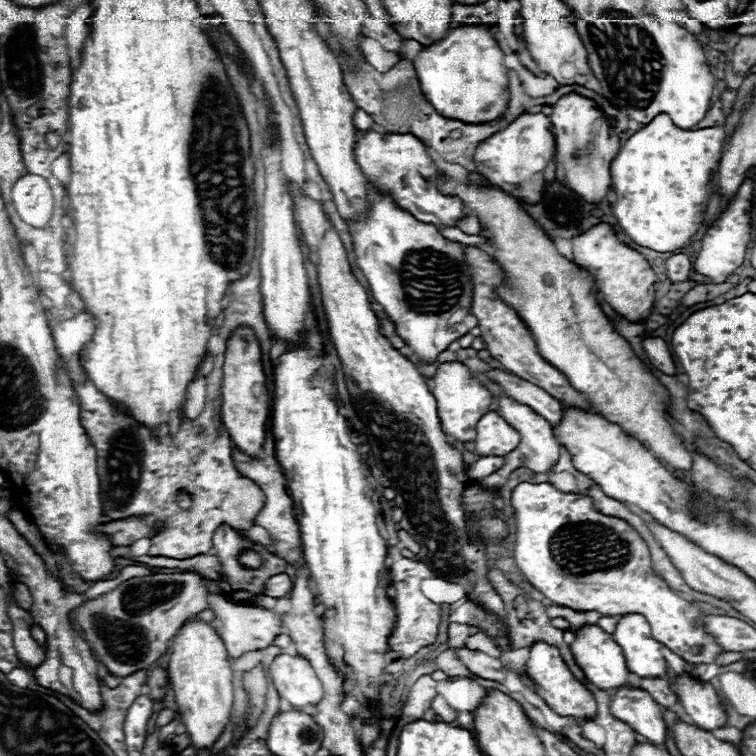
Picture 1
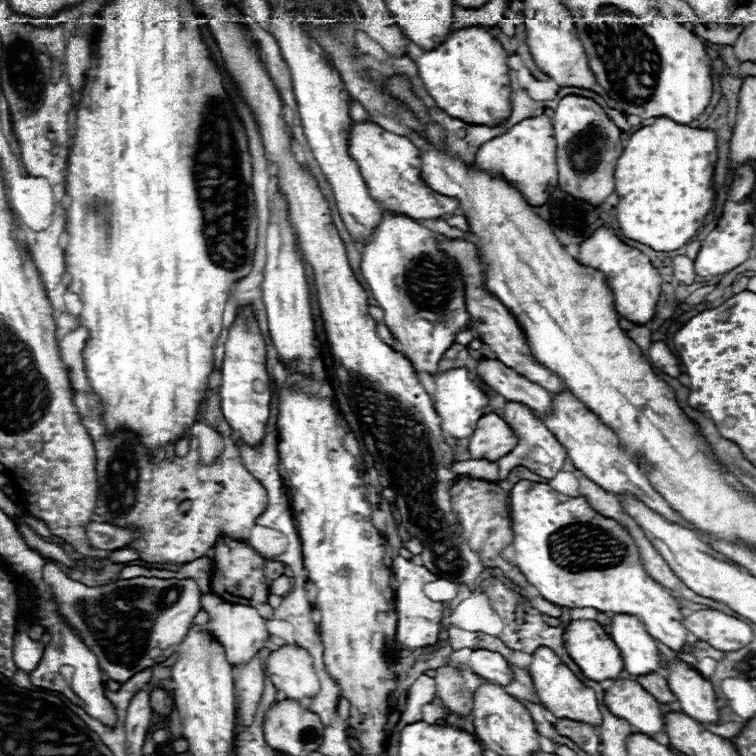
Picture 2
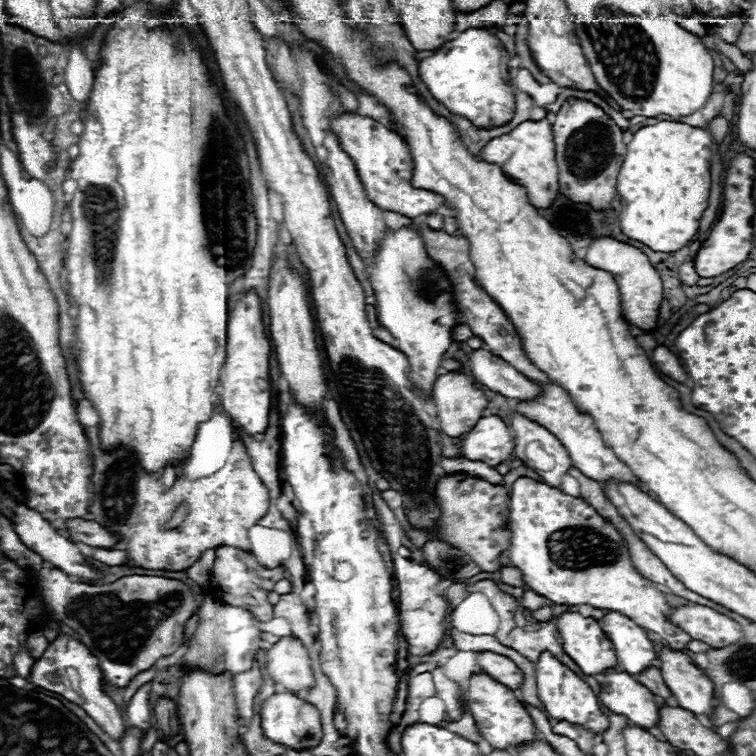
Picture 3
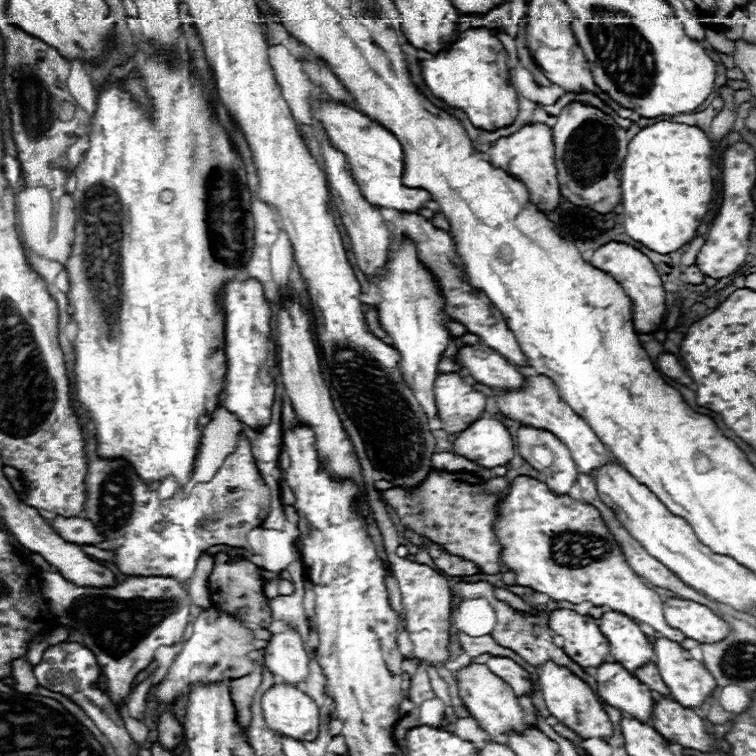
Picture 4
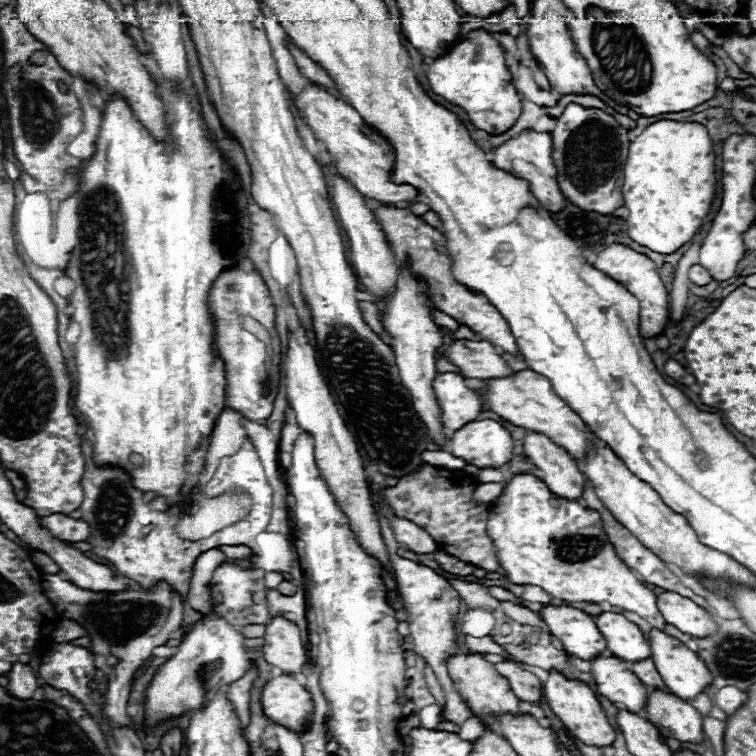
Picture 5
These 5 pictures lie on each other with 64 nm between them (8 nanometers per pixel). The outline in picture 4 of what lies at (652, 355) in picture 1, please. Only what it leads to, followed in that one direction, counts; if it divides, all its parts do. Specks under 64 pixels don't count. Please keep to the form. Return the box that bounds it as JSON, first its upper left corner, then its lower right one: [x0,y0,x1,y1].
[656,352,692,384]

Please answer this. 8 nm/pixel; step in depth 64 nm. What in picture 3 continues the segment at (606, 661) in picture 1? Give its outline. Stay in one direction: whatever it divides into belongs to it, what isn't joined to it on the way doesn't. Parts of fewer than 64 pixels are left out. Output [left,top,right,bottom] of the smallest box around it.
[556,612,618,676]

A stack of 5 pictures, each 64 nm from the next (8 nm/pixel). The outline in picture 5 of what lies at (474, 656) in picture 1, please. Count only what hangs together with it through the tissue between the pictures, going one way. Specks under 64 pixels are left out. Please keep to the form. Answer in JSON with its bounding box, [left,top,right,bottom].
[494,660,542,702]

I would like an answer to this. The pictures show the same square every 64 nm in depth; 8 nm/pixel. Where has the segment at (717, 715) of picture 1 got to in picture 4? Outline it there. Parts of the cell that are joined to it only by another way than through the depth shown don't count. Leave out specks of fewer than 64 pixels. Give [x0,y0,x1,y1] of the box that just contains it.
[654,638,716,708]

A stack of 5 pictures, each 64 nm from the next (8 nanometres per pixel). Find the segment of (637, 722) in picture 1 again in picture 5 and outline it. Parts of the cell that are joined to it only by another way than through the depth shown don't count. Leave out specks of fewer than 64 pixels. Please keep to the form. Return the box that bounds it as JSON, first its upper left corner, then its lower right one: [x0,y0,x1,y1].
[592,658,648,714]

